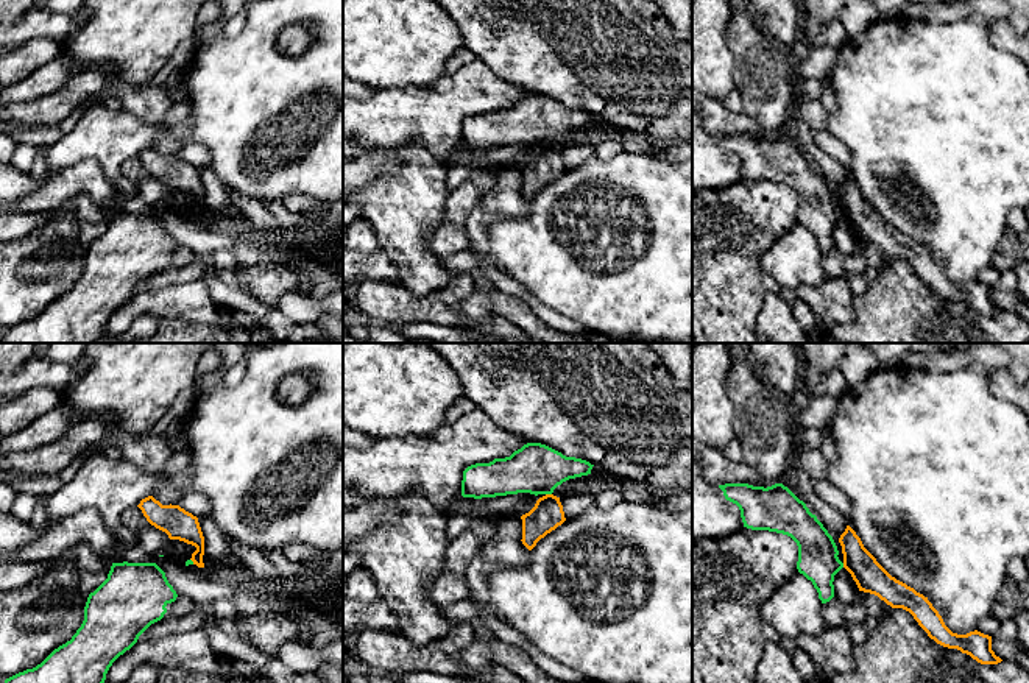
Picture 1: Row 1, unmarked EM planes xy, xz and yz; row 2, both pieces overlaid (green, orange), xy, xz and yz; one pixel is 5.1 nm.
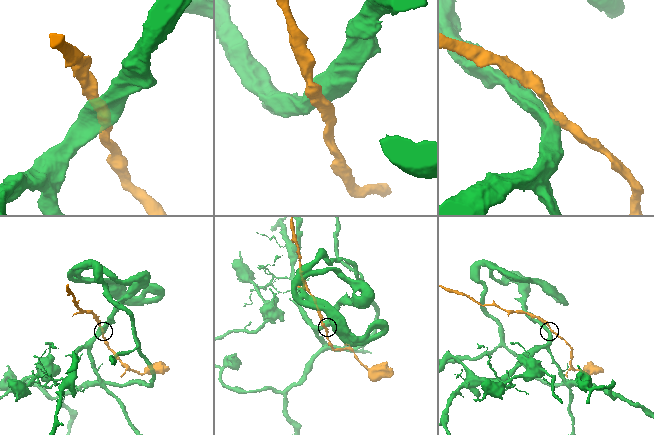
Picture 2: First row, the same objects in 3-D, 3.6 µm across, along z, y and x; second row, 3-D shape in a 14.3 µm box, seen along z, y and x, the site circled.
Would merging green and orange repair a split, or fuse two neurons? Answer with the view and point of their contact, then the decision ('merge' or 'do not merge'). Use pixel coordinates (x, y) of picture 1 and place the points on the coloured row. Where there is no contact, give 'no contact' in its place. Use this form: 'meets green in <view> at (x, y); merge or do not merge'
meets green in xz at (549, 493); do not merge

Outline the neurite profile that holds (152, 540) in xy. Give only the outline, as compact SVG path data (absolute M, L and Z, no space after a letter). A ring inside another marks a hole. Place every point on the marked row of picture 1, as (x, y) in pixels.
M139 507L128 508L122 519L136 533L137 543L147 554L164 555L170 541L168 535L151 526Z

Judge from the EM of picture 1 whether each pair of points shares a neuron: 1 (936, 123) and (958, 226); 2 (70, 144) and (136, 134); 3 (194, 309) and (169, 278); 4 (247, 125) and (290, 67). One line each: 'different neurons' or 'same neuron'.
1: same neuron
2: same neuron
3: different neurons
4: same neuron

